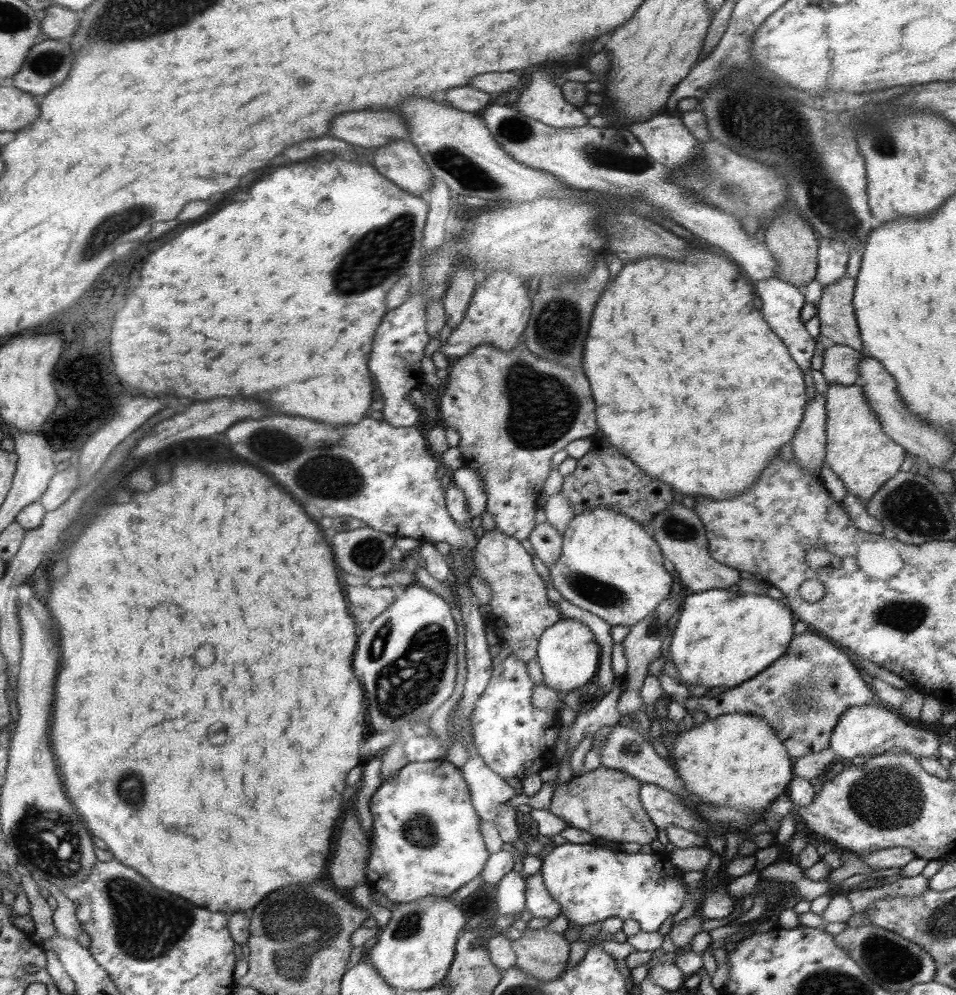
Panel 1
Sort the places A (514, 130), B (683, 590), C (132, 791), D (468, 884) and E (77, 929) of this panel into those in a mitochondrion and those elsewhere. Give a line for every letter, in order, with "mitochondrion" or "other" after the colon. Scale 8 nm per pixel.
A: mitochondrion
B: other
C: mitochondrion
D: other
E: other

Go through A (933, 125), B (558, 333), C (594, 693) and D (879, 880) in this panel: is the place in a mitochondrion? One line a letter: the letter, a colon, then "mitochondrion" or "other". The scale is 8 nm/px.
A: other
B: mitochondrion
C: other
D: other

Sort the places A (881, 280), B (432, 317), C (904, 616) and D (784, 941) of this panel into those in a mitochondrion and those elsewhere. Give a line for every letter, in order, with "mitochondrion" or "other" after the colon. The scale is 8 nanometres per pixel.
A: other
B: other
C: mitochondrion
D: other

